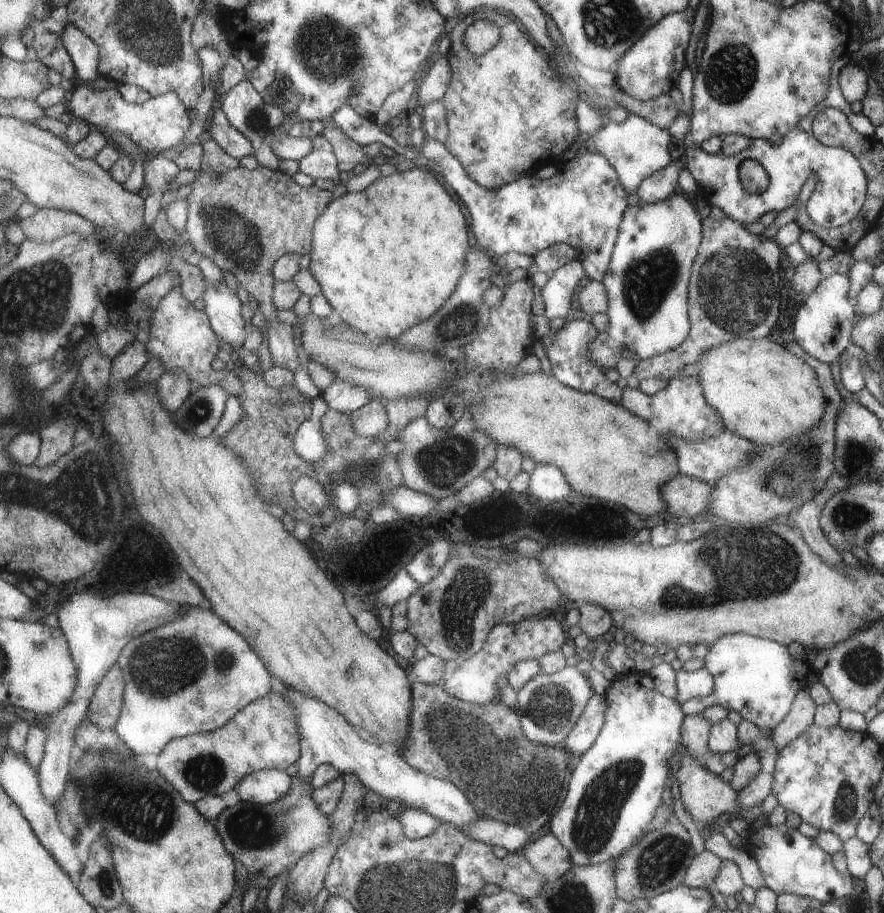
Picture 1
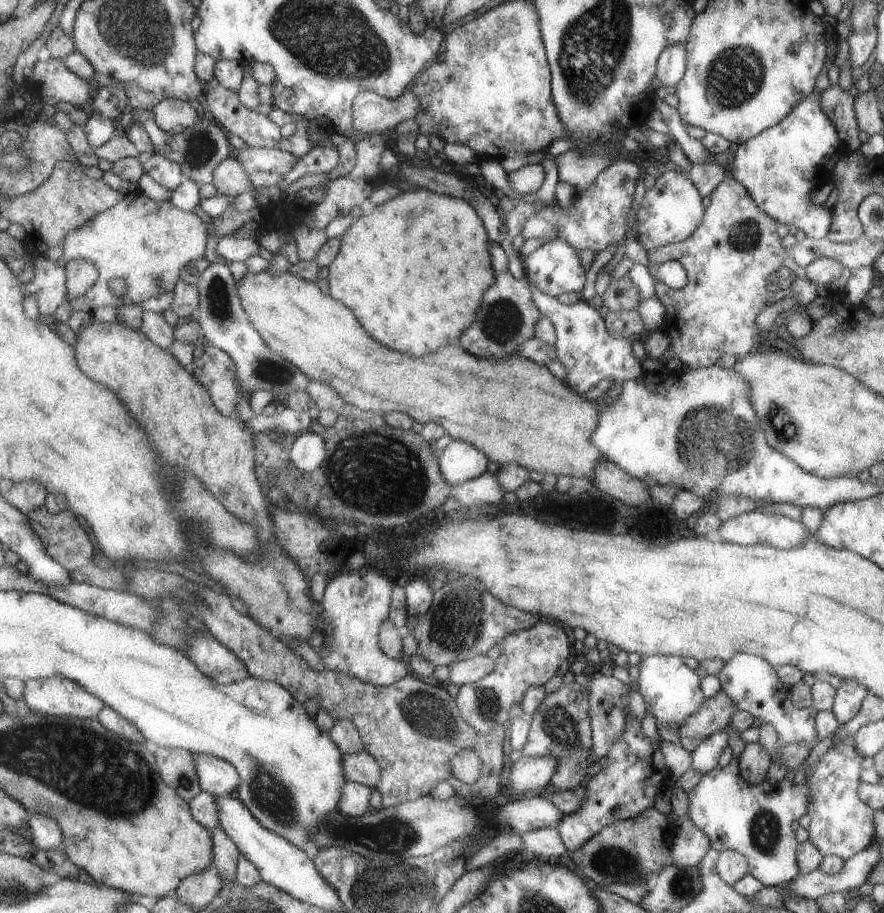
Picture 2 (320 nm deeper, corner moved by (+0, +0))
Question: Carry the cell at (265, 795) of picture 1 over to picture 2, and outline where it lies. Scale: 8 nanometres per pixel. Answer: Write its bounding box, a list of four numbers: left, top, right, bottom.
[195,753,239,796]

